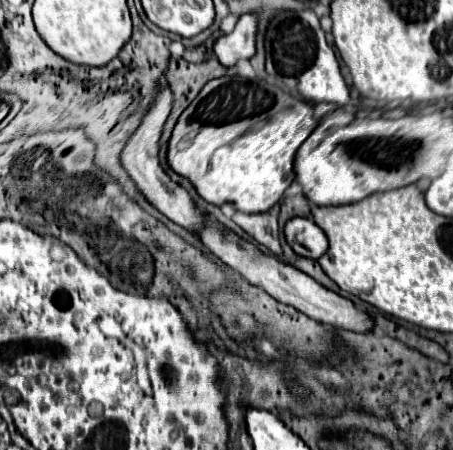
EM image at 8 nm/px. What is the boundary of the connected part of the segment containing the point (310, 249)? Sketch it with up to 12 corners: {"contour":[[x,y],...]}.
{"contour":[[310,217],[284,227],[292,249],[320,259],[328,251],[326,233]]}

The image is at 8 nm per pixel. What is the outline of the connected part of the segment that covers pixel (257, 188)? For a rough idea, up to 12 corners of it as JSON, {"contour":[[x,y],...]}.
{"contour":[[262,79],[208,81],[168,163],[204,201],[266,213],[318,119]]}

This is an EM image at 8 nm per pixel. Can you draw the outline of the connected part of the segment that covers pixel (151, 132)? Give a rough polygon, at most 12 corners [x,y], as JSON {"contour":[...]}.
{"contour":[[172,91],[158,101],[122,151],[146,199],[174,223],[202,227],[204,213],[158,161]]}

